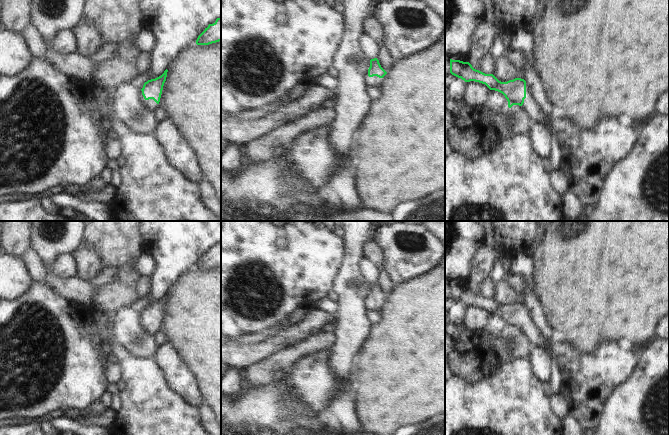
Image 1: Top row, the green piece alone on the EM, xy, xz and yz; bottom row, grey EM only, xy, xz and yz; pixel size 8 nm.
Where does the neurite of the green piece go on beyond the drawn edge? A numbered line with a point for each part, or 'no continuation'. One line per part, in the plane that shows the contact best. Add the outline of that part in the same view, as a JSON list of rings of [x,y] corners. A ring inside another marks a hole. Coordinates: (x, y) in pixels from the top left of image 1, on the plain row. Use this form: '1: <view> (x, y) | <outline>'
1: xy (150, 328) | [[[153,323],[145,324],[143,325],[143,328],[150,334],[153,335],[155,334],[156,330],[158,329]]]

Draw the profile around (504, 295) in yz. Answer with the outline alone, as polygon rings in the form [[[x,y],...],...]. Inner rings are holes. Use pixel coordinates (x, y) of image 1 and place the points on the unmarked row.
[[[501,281],[496,284],[493,299],[501,306],[507,306],[516,302],[516,292],[507,282]]]

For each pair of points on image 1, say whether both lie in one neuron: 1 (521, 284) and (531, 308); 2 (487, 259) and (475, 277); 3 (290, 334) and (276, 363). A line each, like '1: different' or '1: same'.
1: different
2: same
3: different

